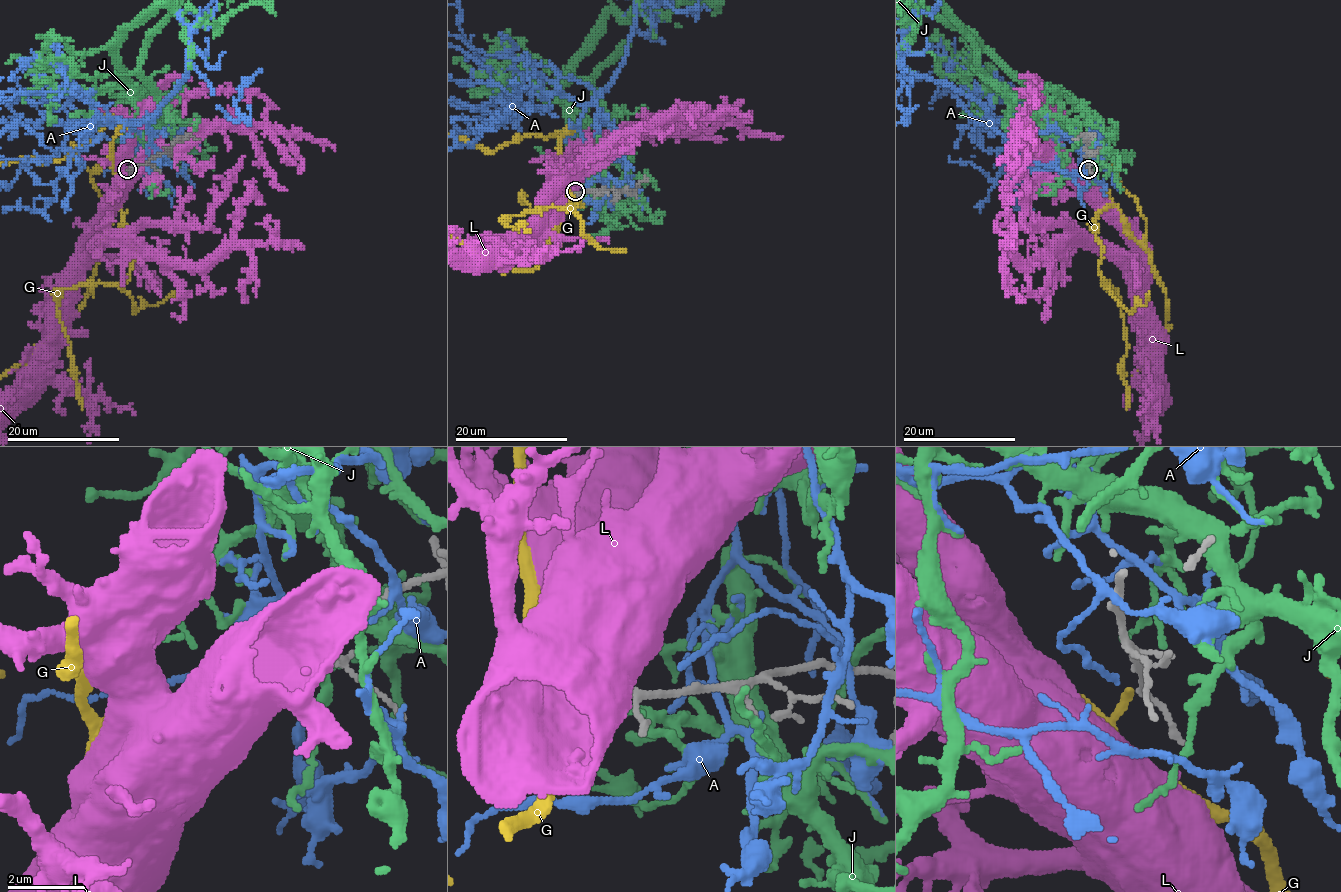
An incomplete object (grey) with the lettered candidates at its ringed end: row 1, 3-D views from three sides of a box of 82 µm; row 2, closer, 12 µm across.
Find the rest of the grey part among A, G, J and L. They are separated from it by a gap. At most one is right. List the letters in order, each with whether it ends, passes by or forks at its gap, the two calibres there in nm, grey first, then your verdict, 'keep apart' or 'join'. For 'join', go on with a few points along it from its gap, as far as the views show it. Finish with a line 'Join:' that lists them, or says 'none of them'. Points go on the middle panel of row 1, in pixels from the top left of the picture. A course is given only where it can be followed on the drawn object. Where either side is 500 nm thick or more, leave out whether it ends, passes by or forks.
A: it ends | 160/150 nm | keep apart
G: it ends | 160/180 nm | join
J: it ends | 160/150 nm | keep apart
L: 160/700 nm | keep apart
Join: G

